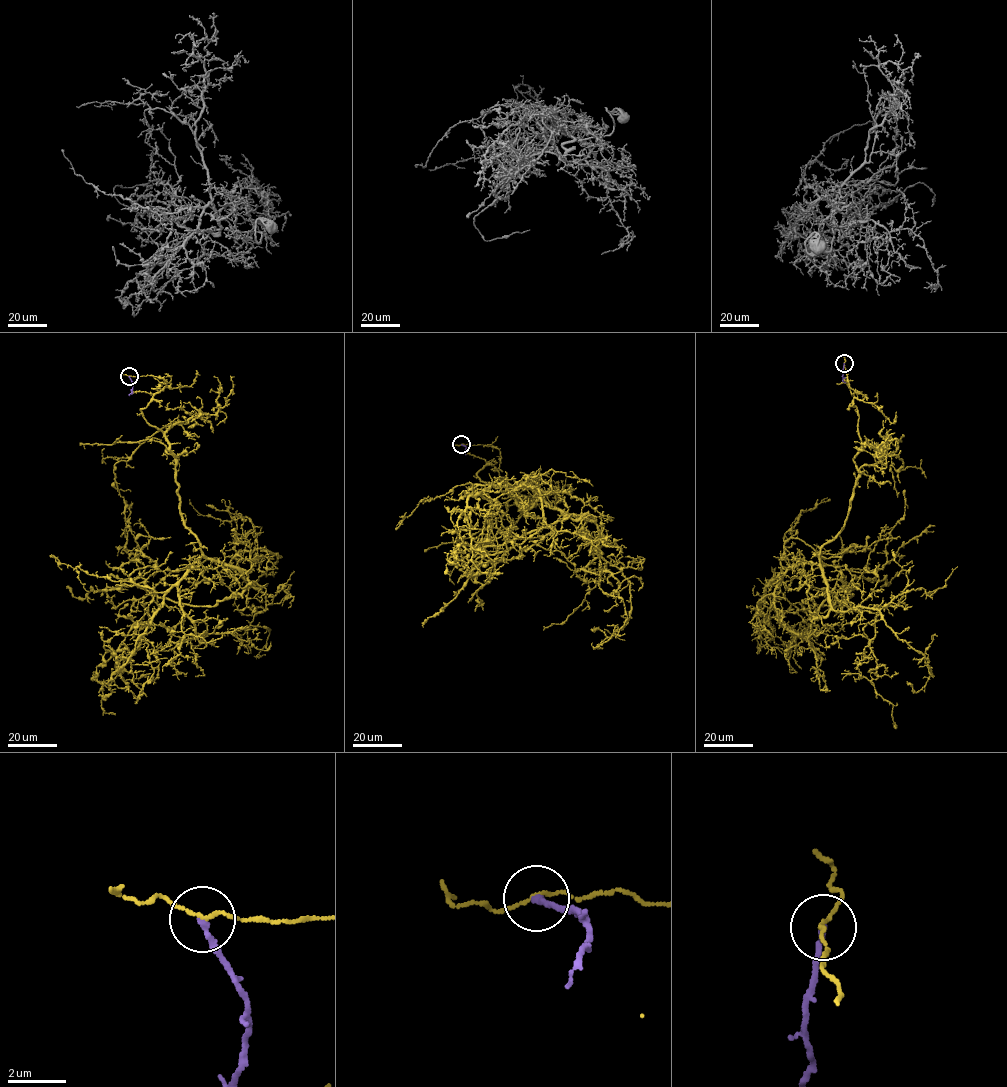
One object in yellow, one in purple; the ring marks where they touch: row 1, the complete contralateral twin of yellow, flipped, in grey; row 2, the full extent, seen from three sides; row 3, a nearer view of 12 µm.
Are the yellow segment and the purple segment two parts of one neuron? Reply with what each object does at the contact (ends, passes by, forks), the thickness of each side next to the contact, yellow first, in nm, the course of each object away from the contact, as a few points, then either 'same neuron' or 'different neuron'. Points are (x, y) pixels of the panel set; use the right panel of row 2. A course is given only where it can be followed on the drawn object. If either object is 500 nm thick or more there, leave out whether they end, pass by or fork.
yellow passes by; purple ends there; 100 nm thick on the yellow side, 200 nm on the other; yellow runs (844, 363), (865, 395), (852, 402), (859, 477), (820, 566), (835, 610), (879, 607), (871, 680), (893, 723); purple runs (844, 363), (842, 381); different neuron

